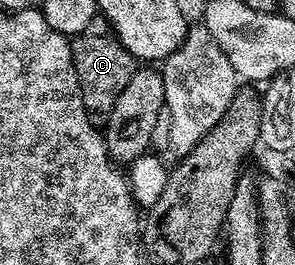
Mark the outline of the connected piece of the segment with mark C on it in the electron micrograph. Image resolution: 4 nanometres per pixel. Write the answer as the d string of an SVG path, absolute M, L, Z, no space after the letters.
M97 16L93 22L85 28L81 34L71 39L72 63L78 76L80 85L80 99L89 115L107 116L114 108L114 100L122 96L122 88L130 84L130 76L134 69L134 59L116 35L112 32L107 20L103 16Z

